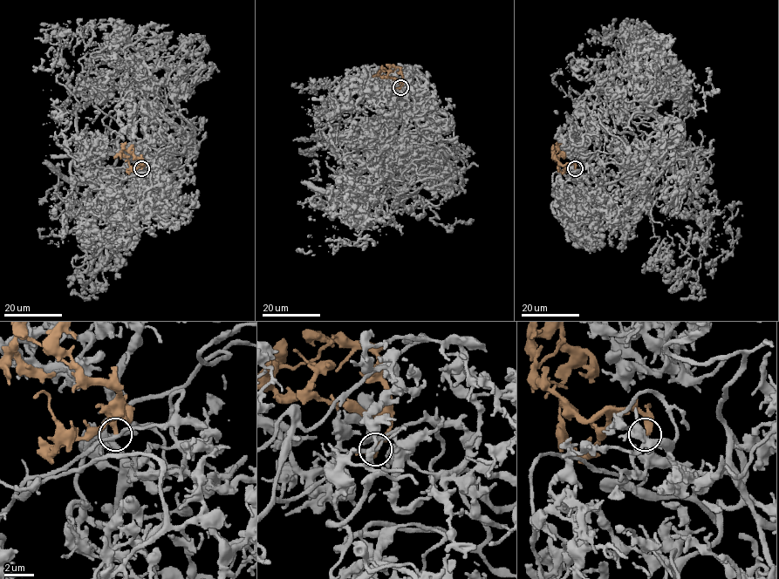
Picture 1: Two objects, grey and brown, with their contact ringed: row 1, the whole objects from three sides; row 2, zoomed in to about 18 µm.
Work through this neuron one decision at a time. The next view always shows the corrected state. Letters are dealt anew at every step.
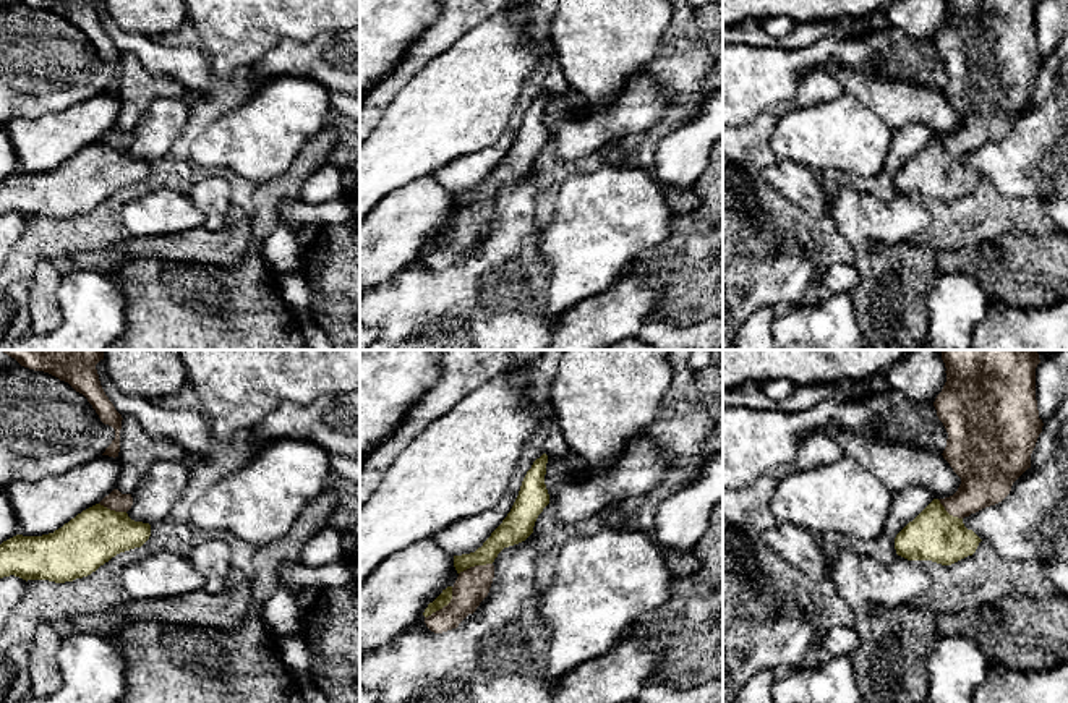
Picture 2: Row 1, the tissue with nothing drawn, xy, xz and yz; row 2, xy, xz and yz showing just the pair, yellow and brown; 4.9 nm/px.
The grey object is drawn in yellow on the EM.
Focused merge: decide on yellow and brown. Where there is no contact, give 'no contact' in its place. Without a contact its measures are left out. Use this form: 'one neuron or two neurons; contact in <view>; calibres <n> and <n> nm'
one neuron; contact in xz; calibres 70 and 170 nm

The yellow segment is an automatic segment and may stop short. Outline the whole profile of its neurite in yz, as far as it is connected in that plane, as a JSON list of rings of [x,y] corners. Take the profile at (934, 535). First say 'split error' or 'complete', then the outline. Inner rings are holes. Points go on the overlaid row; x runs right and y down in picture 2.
split error; [[[942,350],[946,382],[933,407],[948,439],[943,458],[961,478],[958,491],[933,499],[895,538],[896,554],[908,560],[951,565],[972,556],[982,541],[963,523],[964,517],[1002,502],[1013,483],[1031,468],[1031,454],[1042,432],[1036,400],[1036,350]]]

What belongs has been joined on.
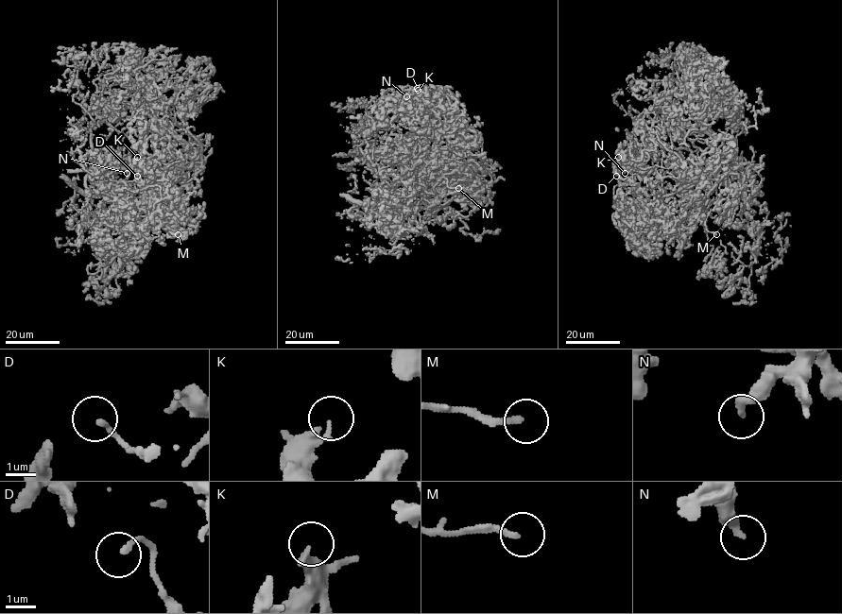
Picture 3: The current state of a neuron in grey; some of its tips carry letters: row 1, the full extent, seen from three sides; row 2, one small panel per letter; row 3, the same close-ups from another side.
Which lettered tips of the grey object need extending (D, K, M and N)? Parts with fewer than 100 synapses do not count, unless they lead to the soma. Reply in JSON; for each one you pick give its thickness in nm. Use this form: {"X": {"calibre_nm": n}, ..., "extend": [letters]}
{"M": {"calibre_nm": 180}, "extend": ["M"]}

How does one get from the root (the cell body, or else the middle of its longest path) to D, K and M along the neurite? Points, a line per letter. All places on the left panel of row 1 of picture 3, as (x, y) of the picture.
D: (117, 240), (129, 225), (126, 230), (120, 227), (133, 216), (129, 197), (154, 178), (140, 185), (137, 176)
K: (117, 240), (129, 225), (126, 230), (120, 227), (133, 216), (129, 197), (154, 179), (135, 163), (137, 157)
M: (117, 240), (127, 230), (142, 235), (148, 216), (134, 170), (134, 183), (146, 181), (164, 228), (178, 234)

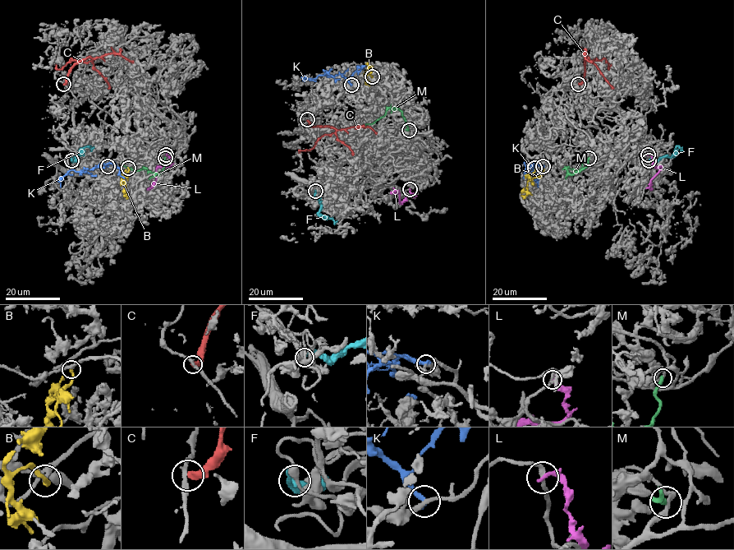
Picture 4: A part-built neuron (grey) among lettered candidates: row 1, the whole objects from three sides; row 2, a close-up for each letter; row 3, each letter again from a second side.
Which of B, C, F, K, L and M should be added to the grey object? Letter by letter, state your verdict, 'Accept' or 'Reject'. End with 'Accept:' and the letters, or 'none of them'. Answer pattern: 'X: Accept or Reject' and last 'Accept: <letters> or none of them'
B: Accept
C: Reject
F: Reject
K: Reject
L: Reject
M: Reject
Accept: B

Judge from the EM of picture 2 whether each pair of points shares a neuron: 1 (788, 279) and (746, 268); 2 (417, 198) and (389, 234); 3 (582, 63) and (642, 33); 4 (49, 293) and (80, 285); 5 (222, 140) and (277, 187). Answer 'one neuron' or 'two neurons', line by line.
1: one neuron
2: one neuron
3: one neuron
4: two neurons
5: two neurons

